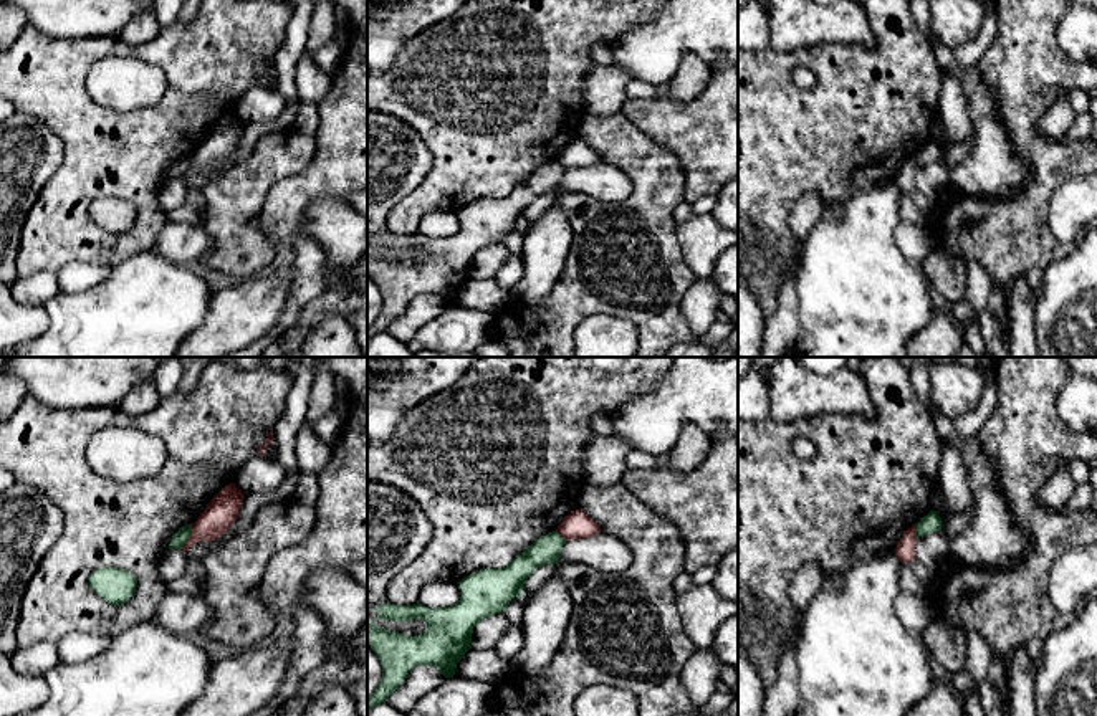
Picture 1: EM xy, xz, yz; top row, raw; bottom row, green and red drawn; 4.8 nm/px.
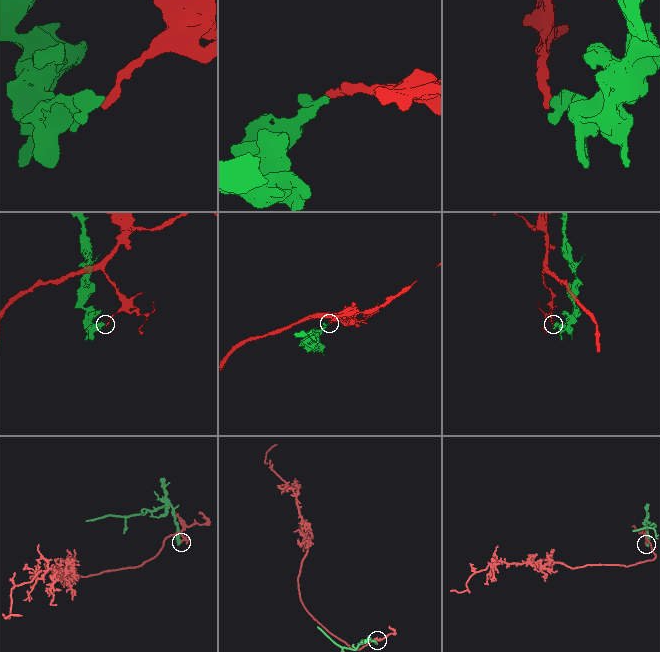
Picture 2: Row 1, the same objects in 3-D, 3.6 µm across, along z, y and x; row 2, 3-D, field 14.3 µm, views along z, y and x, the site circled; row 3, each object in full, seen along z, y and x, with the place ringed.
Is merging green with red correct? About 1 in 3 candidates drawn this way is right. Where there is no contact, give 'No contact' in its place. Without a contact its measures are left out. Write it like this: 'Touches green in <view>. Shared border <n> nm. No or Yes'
Touches green in xy. Shared border 130 nm. No

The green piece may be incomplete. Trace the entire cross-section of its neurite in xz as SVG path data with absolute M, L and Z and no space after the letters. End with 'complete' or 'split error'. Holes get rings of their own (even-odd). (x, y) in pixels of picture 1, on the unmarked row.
M553 160L529 174L503 198L472 202L460 212L462 227L450 236L377 235L381 250L409 251L422 250L427 260L419 266L389 261L376 256L367 243L367 273L382 294L382 309L367 327L367 342L404 313L417 294L434 294L445 308L455 304L457 293L472 278L473 256L483 248L501 243L515 228L523 227L526 208L543 193L558 193L566 172Z; complete

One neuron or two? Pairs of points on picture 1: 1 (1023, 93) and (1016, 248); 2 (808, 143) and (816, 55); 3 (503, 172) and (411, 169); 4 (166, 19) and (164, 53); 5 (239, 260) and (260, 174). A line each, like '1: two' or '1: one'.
1: one
2: one
3: two
4: two
5: one

